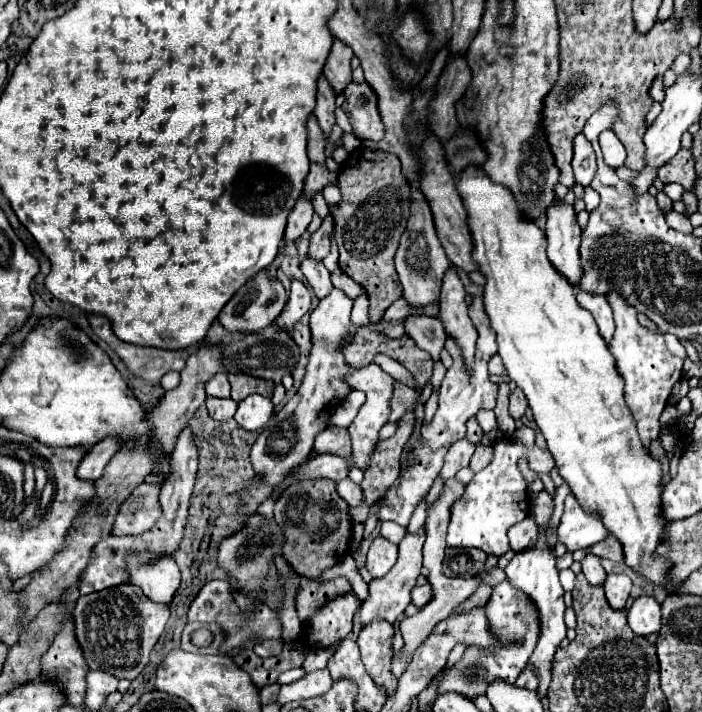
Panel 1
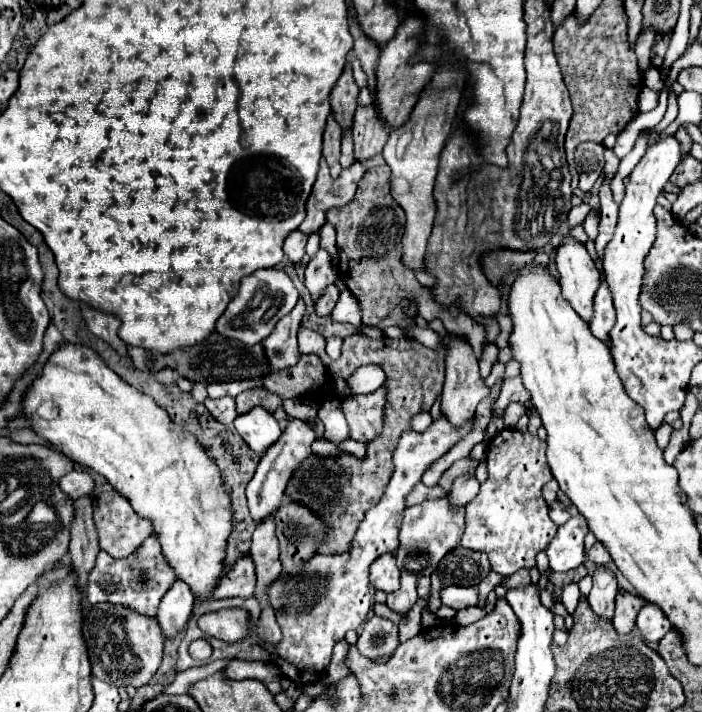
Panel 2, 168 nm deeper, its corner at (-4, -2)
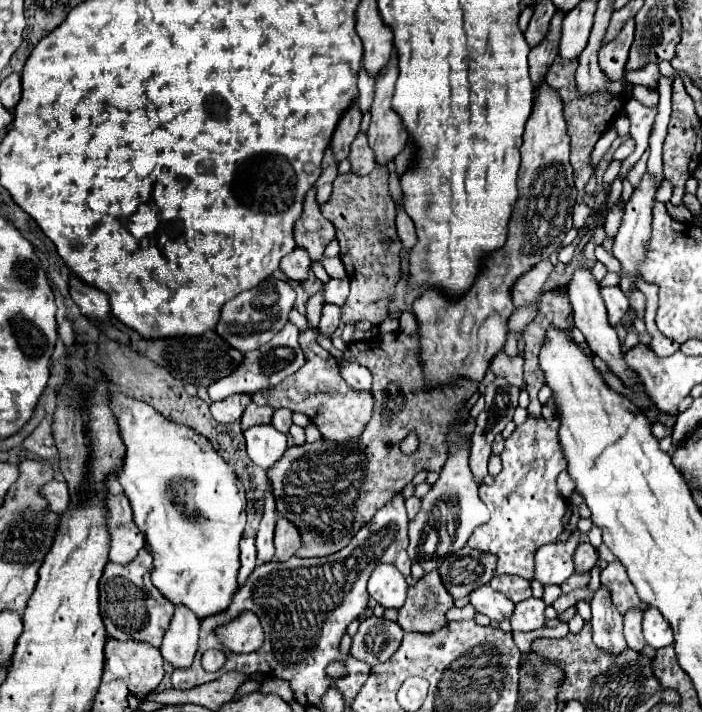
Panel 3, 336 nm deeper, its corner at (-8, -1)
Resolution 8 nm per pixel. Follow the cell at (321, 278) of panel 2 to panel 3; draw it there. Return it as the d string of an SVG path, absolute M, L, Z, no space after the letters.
M316 293L314 297L310 297L306 301L308 327L306 327L306 331L300 331L300 339L298 339L298 343L304 351L306 363L300 367L300 371L296 371L294 375L284 379L284 383L278 383L276 387L268 387L264 391L256 391L252 395L252 401L256 401L258 405L270 405L272 409L290 409L296 413L304 413L320 429L324 439L344 441L344 439L356 437L356 435L360 435L360 431L364 431L364 427L372 415L374 399L372 399L370 391L350 389L338 373L336 359L318 345L316 331L318 331L322 307L324 307L322 293Z

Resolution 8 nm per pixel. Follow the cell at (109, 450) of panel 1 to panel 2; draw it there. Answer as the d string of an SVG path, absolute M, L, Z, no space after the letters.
M72 470L70 474L60 478L60 488L74 498L82 498L82 496L90 496L94 490L96 482L92 480L92 476L84 470Z

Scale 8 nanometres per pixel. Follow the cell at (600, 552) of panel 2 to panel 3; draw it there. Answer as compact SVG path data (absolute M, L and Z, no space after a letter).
M578 543L572 559L574 559L574 573L586 573L594 567L598 553L590 543Z

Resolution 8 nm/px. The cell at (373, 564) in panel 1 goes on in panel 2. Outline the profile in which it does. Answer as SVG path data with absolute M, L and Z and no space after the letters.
M382 554L378 560L372 562L370 566L370 584L378 590L384 592L394 592L400 584L400 570L396 566L396 556L394 554Z

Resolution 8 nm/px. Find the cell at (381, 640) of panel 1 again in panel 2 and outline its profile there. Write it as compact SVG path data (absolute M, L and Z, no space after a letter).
M372 616L362 634L358 636L358 648L362 656L368 658L378 658L378 656L388 656L396 650L396 646L400 644L398 640L398 626L392 624L390 620Z

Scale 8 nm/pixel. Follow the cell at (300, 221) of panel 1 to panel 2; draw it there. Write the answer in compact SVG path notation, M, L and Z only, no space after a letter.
M292 230L290 236L286 238L286 242L284 242L284 254L288 256L288 260L292 264L298 264L302 260L304 248L306 248L306 240L308 240L308 236L304 232L300 232L300 230Z

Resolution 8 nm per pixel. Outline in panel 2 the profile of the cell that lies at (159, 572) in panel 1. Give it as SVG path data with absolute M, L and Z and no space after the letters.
M174 580L174 584L168 588L168 592L162 596L160 608L158 608L158 622L162 626L164 638L176 636L178 630L186 624L194 604L194 594L182 580Z

